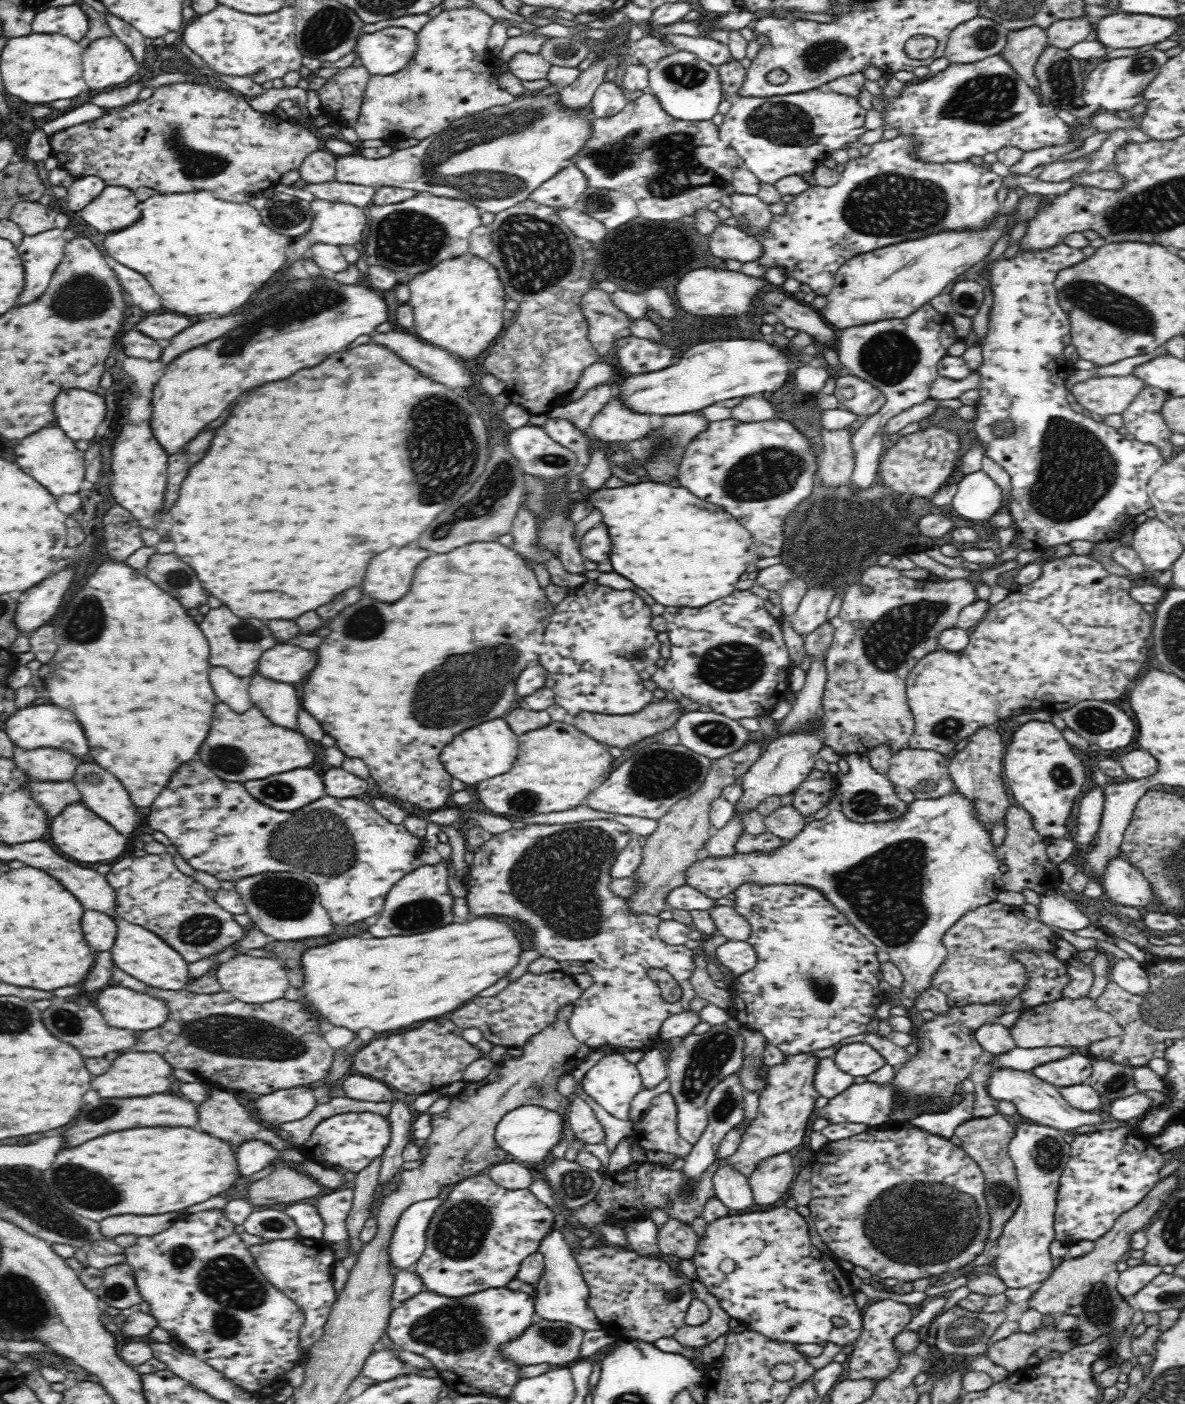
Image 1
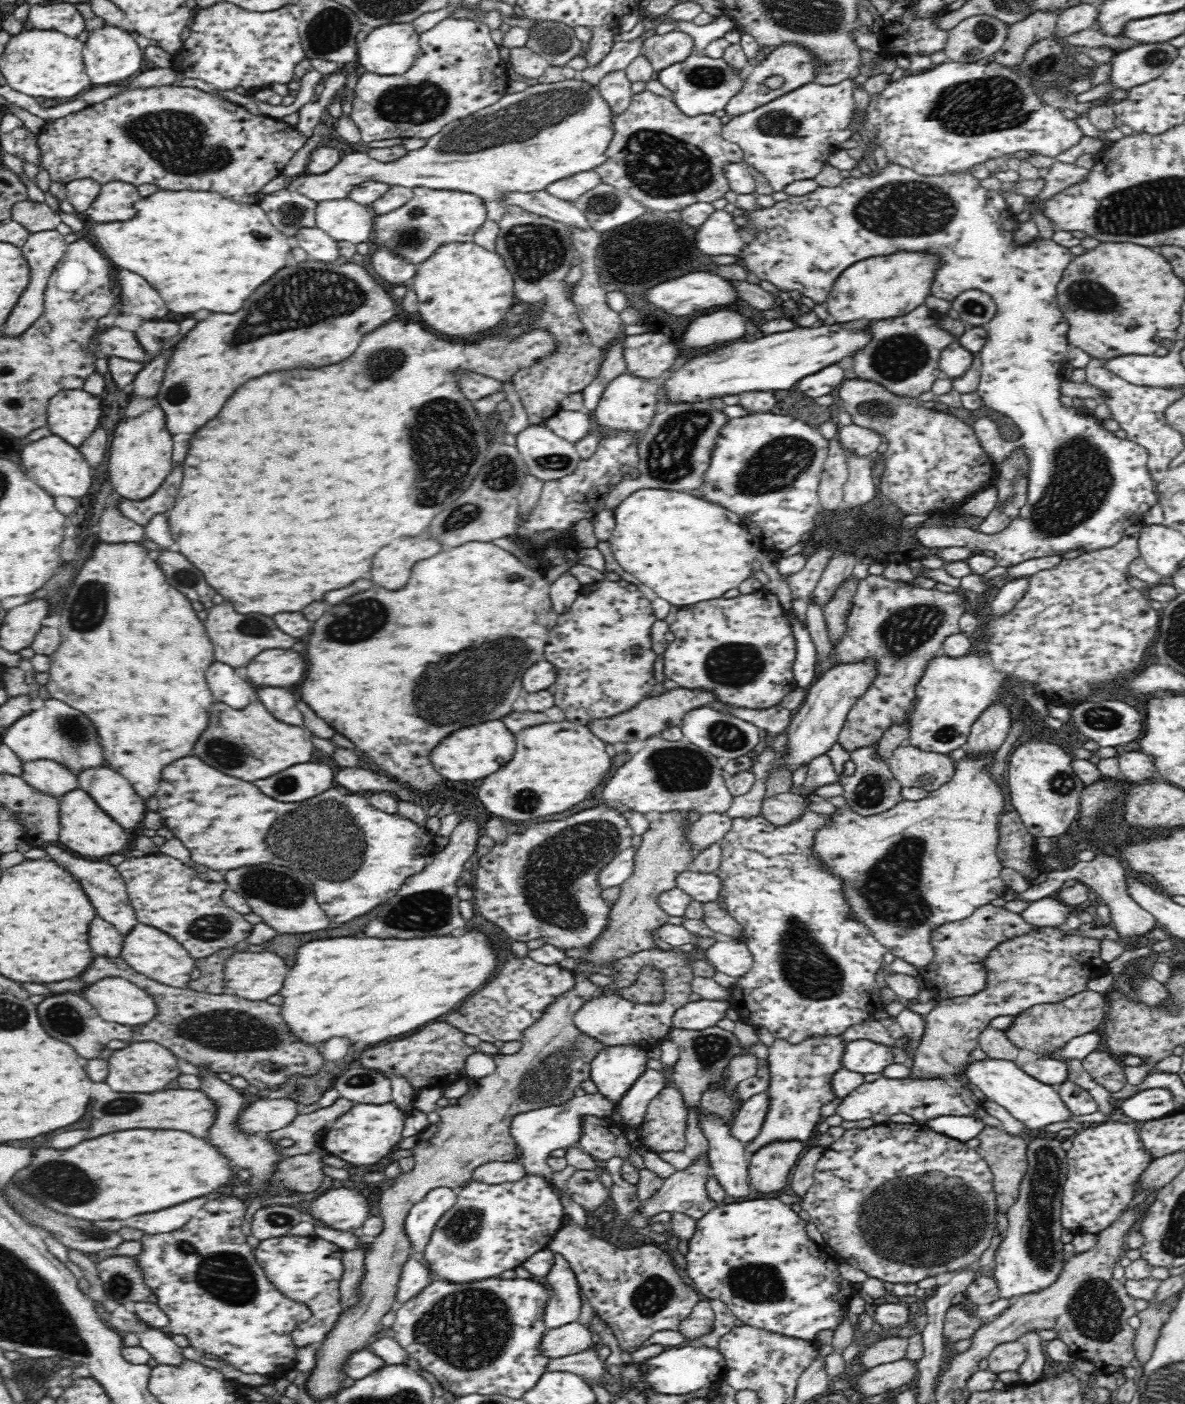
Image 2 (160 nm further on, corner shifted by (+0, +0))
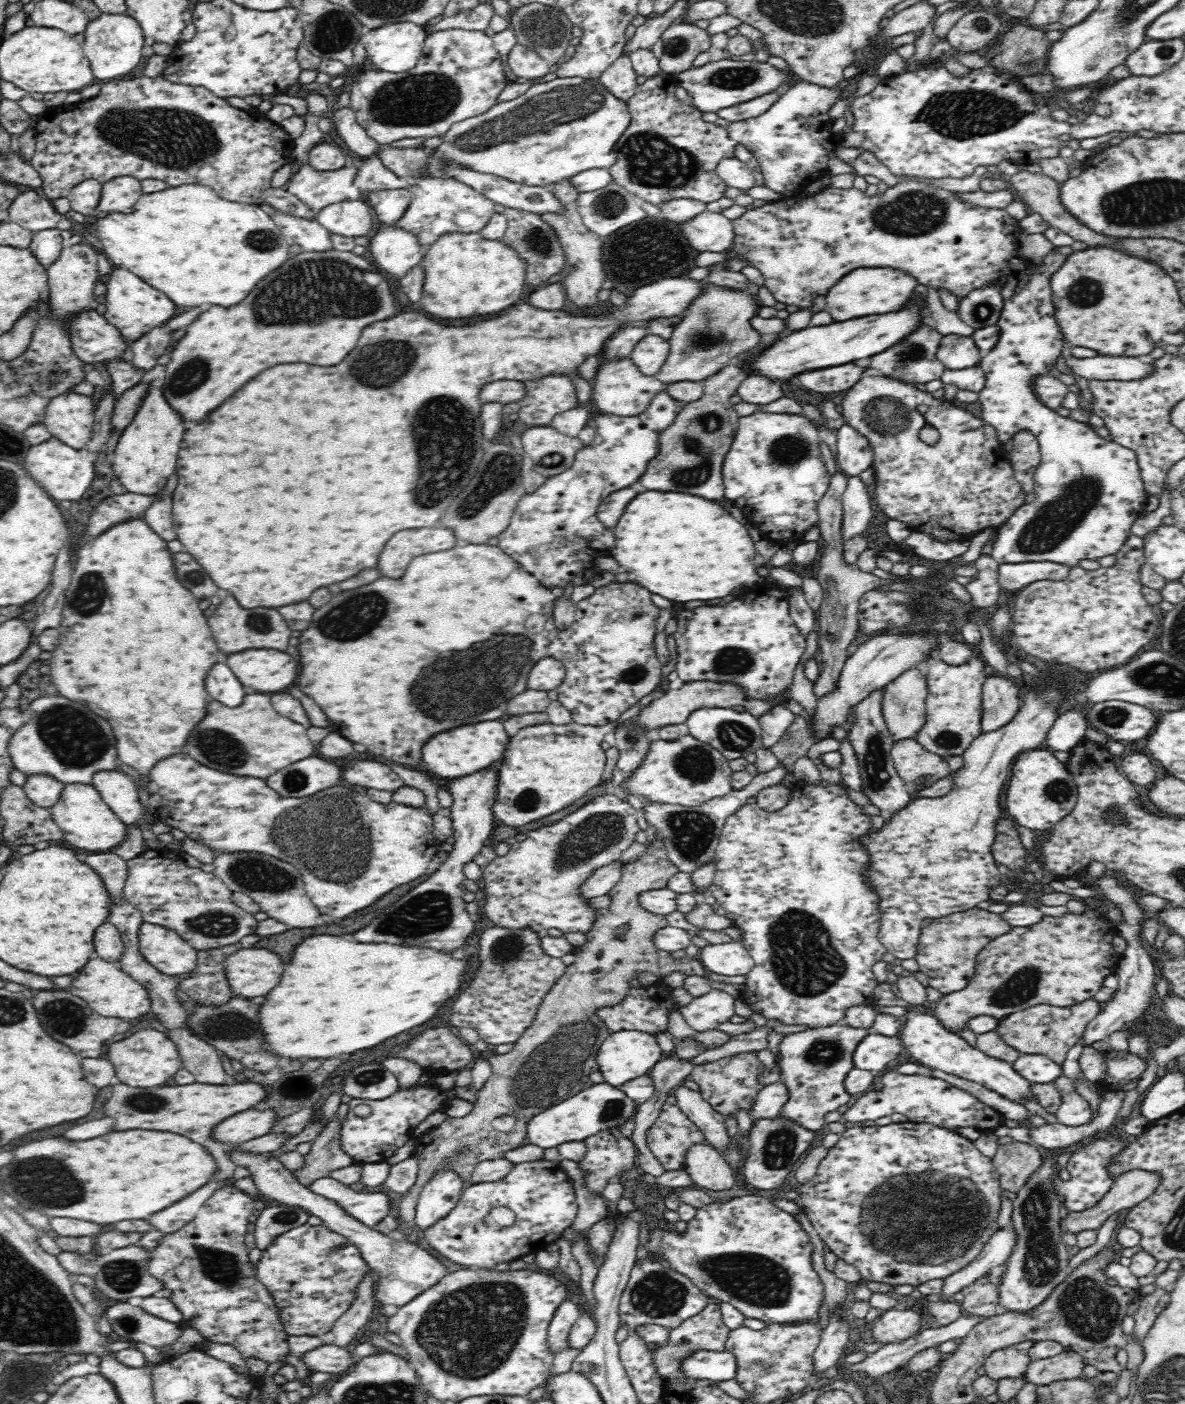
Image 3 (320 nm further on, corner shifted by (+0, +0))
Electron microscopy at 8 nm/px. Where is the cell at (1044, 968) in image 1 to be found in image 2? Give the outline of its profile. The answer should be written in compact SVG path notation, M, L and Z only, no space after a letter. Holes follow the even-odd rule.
M1042 926L1035 927L1028 934L1000 942L984 958L986 986L980 992L976 992L972 996L938 1000L934 1010L926 1015L924 1038L920 1044L917 1044L916 1054L909 1061L912 1073L918 1075L918 1079L944 1079L954 1082L955 1078L963 1077L964 1064L970 1060L970 1053L978 1046L980 1034L988 1027L993 1018L998 1016L1016 1017L1034 1006L1056 1004L1065 998L1088 990L1089 980L1110 972L1108 963L1100 957L1101 941L1083 935L1080 928L1062 930L1058 926Z

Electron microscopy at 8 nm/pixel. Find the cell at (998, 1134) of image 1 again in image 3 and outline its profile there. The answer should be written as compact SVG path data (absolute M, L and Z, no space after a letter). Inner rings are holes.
M1012 1142L998 1146L992 1162L999 1173L1001 1188L1018 1192L1027 1180L1043 1165L1044 1151L1031 1143Z

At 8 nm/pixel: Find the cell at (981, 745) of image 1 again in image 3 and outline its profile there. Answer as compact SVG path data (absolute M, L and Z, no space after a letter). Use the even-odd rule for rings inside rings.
M990 676L983 684L983 732L998 730L1014 718L1020 704L1020 682L1006 676Z

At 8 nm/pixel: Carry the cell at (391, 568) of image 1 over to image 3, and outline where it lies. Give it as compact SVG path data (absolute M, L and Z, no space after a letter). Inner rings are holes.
M424 528L424 530L402 530L392 536L380 554L378 568L388 578L400 578L412 558L450 550L456 546L456 536L450 528Z

